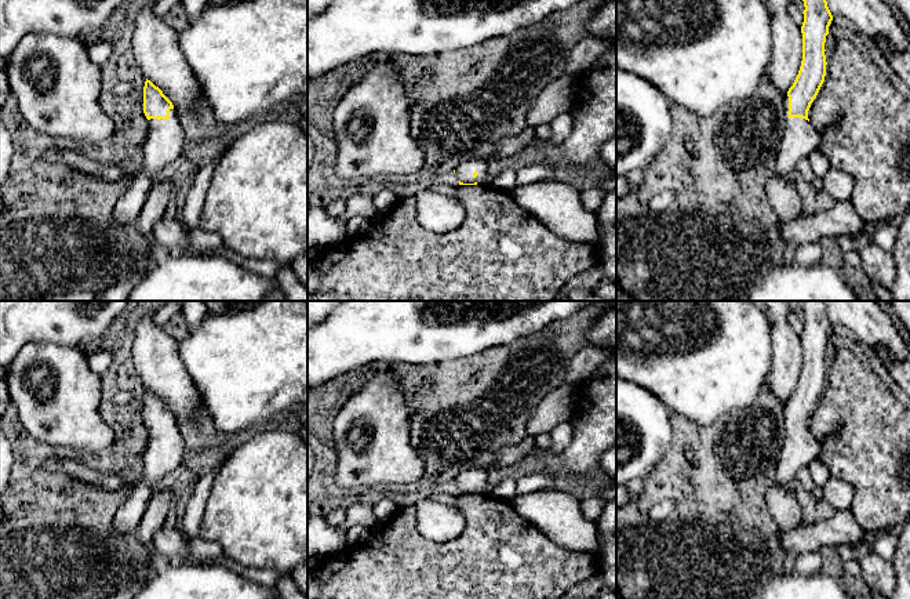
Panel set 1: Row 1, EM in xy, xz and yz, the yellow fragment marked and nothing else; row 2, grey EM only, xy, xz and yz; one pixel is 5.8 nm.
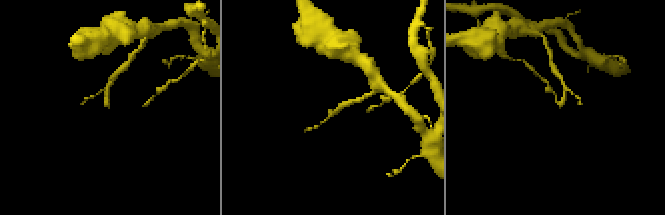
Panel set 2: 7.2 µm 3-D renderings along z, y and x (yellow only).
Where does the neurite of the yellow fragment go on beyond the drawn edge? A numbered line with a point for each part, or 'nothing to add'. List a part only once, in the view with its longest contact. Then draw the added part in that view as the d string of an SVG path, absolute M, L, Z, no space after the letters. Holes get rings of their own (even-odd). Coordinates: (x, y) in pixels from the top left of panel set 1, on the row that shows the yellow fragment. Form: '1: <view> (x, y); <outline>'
1: yz (800, 138); M785 97L785 130L779 145L774 175L789 179L796 164L820 145L820 132L805 119L789 117L789 97Z

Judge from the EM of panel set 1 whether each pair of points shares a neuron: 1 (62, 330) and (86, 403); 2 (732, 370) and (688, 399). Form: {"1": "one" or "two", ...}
{"1": "two", "2": "one"}

